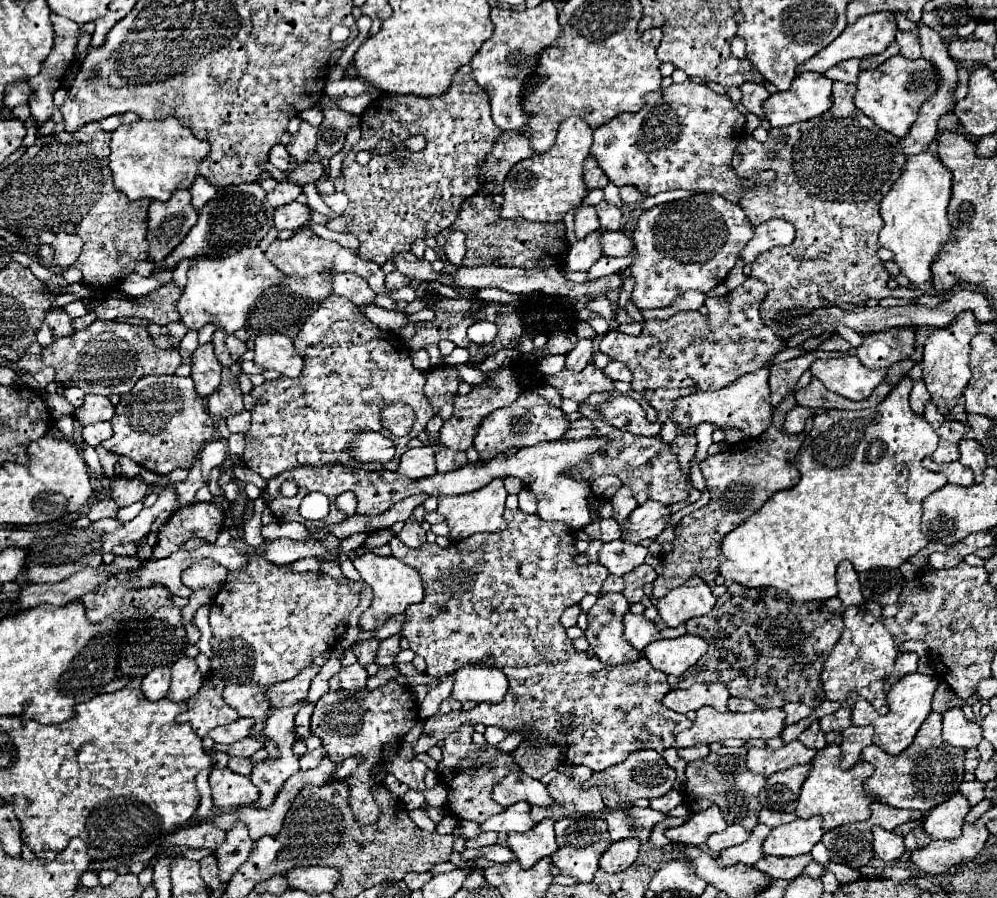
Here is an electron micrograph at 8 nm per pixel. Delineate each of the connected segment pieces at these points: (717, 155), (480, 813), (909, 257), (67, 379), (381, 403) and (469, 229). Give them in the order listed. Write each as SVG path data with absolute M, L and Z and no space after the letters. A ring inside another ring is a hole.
M685 81L659 89L645 101L641 111L621 113L593 131L591 155L613 185L635 185L645 195L691 189L717 193L731 203L739 203L749 185L763 187L775 179L773 171L761 171L751 179L743 179L733 171L731 159L741 139L745 117L727 93L719 95L707 85Z
M467 723L465 727L457 727L445 741L443 741L443 759L437 765L439 779L449 789L449 811L457 819L467 819L475 823L485 823L489 817L505 811L505 807L497 805L491 799L493 787L509 773L521 771L519 767L513 767L513 759L509 759L509 753L500 753L497 746L488 744L488 750L477 749L471 741L475 733L473 723ZM457 769L457 771L453 771ZM461 769L461 771L459 771Z
M923 151L923 155L907 157L905 171L901 173L901 177L895 181L891 191L881 201L881 217L883 217L885 225L879 233L879 243L881 243L881 247L885 247L893 253L893 263L897 263L901 273L913 283L931 279L933 259L941 253L941 247L945 247L953 239L953 227L947 219L949 199L951 199L951 173L939 163L937 157Z
M93 321L89 327L67 337L55 337L51 345L43 347L41 359L55 369L55 381L63 387L79 387L93 395L125 395L135 383L147 375L173 375L181 365L181 355L173 349L155 347L147 327L115 321Z
M331 295L327 303L317 303L317 311L307 317L305 325L301 327L299 335L295 337L295 347L303 355L303 371L297 379L275 379L275 381L265 381L259 387L251 389L251 397L259 399L261 395L265 397L265 405L257 403L251 413L251 427L245 433L245 453L243 461L249 469L259 473L263 479L271 479L279 475L281 471L301 467L301 465L327 465L327 463L343 463L349 465L349 459L341 459L341 455L333 453L343 453L345 443L353 439L353 431L381 431L389 439L395 441L399 455L395 455L395 461L407 451L407 443L417 437L421 429L425 429L425 423L433 417L431 405L423 393L425 387L425 373L415 369L411 365L411 355L405 343L393 335L381 331L377 325L373 325L353 303L347 299L341 299L337 295ZM403 403L413 407L415 411L415 423L411 427L411 433L405 437L395 437L381 425L381 411L385 405L395 405Z
M477 193L463 203L457 221L447 231L443 231L441 241L437 241L435 253L445 263L443 271L451 273L451 275L457 271L457 267L447 261L443 247L445 247L449 233L453 233L453 231L465 233L467 253L463 257L463 265L467 265L467 267L489 265L489 263L493 263L495 257L499 257L499 259L503 259L501 261L503 265L511 265L511 267L515 265L515 267L529 269L529 267L555 265L555 267L561 269L561 263L565 263L565 255L569 251L569 243L565 239L565 225L563 223L537 223L537 221L527 221L527 219L521 219L521 217L505 221L505 219L499 217L499 209L491 201L491 197Z

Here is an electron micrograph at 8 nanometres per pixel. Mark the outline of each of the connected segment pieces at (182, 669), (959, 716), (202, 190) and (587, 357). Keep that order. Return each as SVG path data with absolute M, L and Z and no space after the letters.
M181 657L171 667L171 689L169 689L167 697L171 701L187 701L193 695L197 695L201 685L203 685L203 675L201 675L195 659Z
M953 707L943 713L943 741L951 747L975 749L981 741L981 727L969 721L961 709Z
M197 177L195 179L195 183L191 185L191 195L193 195L193 207L195 207L195 211L199 213L203 207L205 207L205 203L209 203L213 197L215 197L215 193L217 191L213 191L213 187L209 187L207 183L205 183L205 179L201 179L201 177Z
M579 339L575 349L567 353L567 367L573 371L581 371L593 359L595 349L597 349L595 339Z

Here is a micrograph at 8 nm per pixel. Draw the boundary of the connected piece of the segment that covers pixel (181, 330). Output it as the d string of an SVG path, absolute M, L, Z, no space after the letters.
M171 323L167 329L169 329L169 335L171 335L171 339L173 339L173 347L175 347L175 349L179 349L181 339L185 337L187 329L183 327L183 323Z

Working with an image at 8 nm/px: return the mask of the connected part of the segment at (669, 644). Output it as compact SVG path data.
M683 635L677 639L659 639L645 647L649 663L665 675L683 675L707 653L707 643L701 637Z

